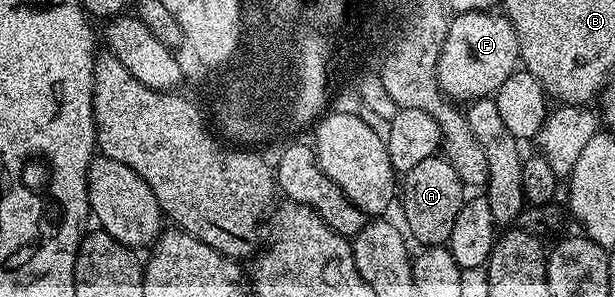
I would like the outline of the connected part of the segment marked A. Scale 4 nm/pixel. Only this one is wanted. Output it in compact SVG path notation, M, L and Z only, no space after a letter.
M441 154L431 155L423 159L423 162L416 163L409 172L404 173L399 184L399 208L401 204L401 212L405 215L404 227L408 235L412 239L414 236L421 246L441 246L448 241L451 226L455 226L455 218L459 218L459 210L465 204L466 199L467 189L461 183L459 174L455 174L455 166L451 166L451 162Z

